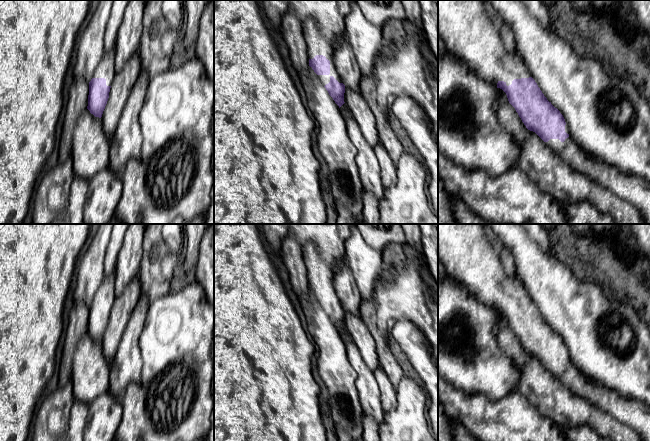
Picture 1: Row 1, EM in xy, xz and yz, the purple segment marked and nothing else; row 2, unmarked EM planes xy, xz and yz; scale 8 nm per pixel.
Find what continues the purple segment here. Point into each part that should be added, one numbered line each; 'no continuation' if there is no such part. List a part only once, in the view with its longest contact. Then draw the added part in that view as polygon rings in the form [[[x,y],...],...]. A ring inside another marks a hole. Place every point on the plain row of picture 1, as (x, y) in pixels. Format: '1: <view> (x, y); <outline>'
1: xz (316, 268); [[[308,242],[301,247],[301,249],[303,251],[303,260],[307,268],[308,282],[313,283],[316,279],[323,279],[330,285],[330,298],[318,299],[322,309],[325,310],[328,308],[331,300],[333,300],[339,307],[342,307],[334,289],[333,271],[330,266],[321,259],[317,246],[312,242]]]
2: yz (636, 414); [[[567,348],[565,356],[569,361],[564,366],[550,363],[546,369],[559,377],[576,395],[594,403],[617,421],[632,427],[644,441],[650,441],[650,405],[626,398],[590,379],[571,361]]]

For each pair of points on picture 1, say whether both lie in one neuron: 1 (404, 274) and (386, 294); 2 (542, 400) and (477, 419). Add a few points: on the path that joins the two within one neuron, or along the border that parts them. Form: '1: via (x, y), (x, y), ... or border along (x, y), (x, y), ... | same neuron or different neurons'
1: via (401, 279), (391, 289) | same neuron
2: border along (517, 390), (541, 414), (548, 417) | different neurons

